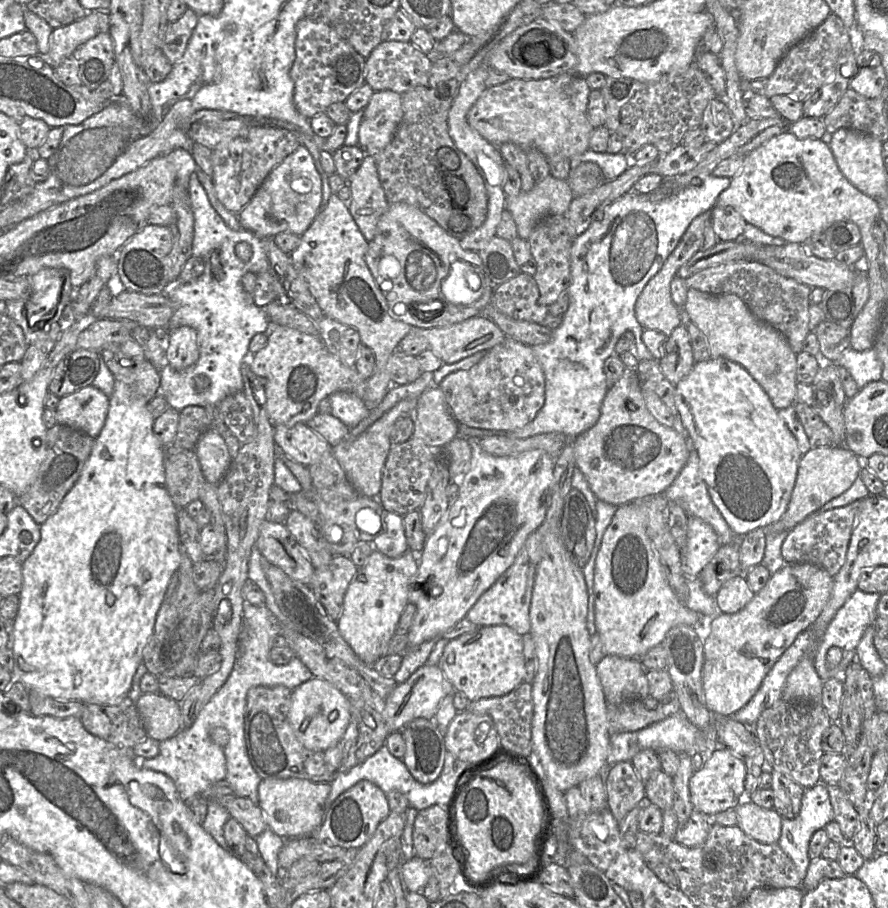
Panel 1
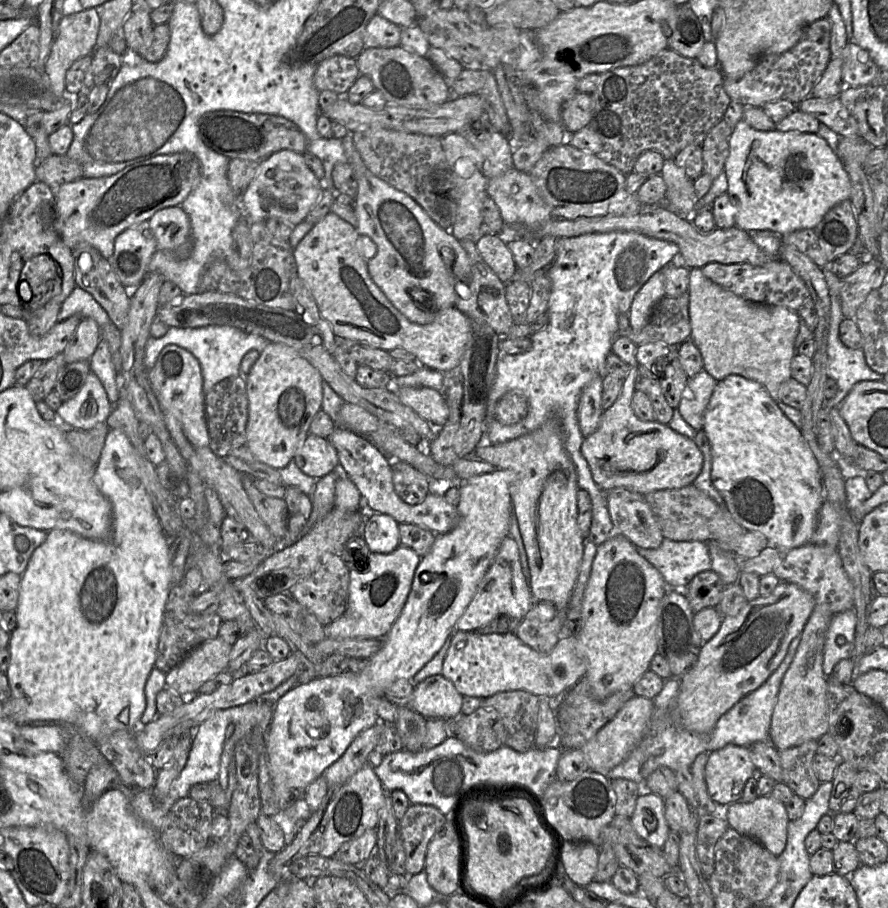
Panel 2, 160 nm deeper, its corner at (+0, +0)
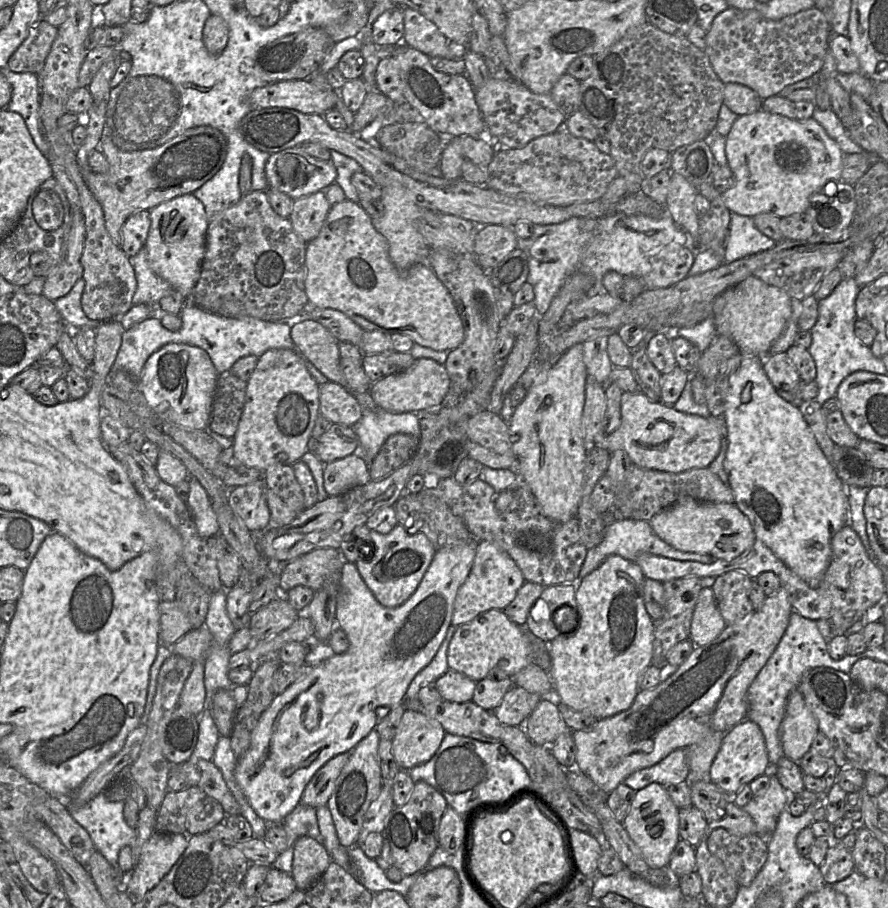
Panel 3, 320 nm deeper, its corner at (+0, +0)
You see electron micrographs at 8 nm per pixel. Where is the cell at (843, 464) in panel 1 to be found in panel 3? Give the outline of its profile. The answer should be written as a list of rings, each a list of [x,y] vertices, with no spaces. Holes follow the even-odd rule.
[[[690,496],[655,514],[649,521],[655,534],[672,547],[683,551],[730,561],[750,549],[756,536],[749,519],[735,503],[701,502]]]

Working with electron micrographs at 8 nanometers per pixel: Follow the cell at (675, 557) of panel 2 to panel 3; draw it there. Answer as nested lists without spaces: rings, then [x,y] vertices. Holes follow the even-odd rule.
[[[632,518],[621,519],[608,524],[602,541],[597,546],[587,550],[584,562],[579,572],[578,579],[583,579],[593,570],[598,568],[599,565],[608,556],[618,555],[623,557],[624,559],[635,562],[637,557],[643,553],[650,553],[656,556],[661,556],[678,561],[693,561],[702,564],[707,564],[704,561],[713,563],[715,560],[717,560],[708,555],[702,555],[693,552],[683,552],[672,547],[655,534],[649,522]]]

